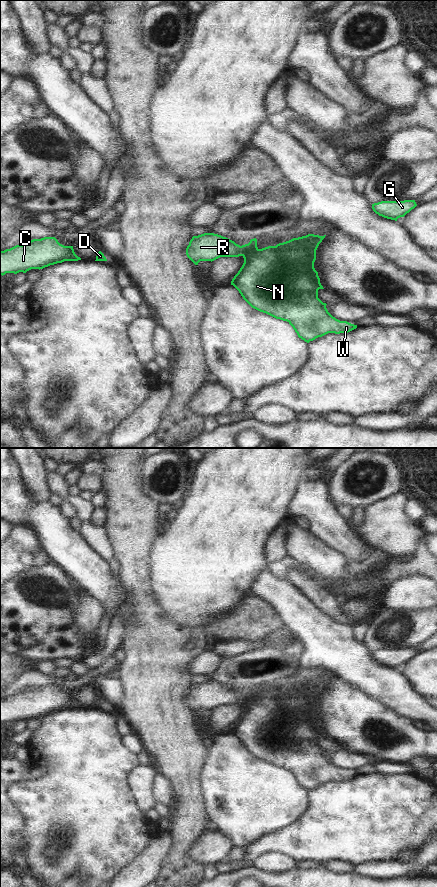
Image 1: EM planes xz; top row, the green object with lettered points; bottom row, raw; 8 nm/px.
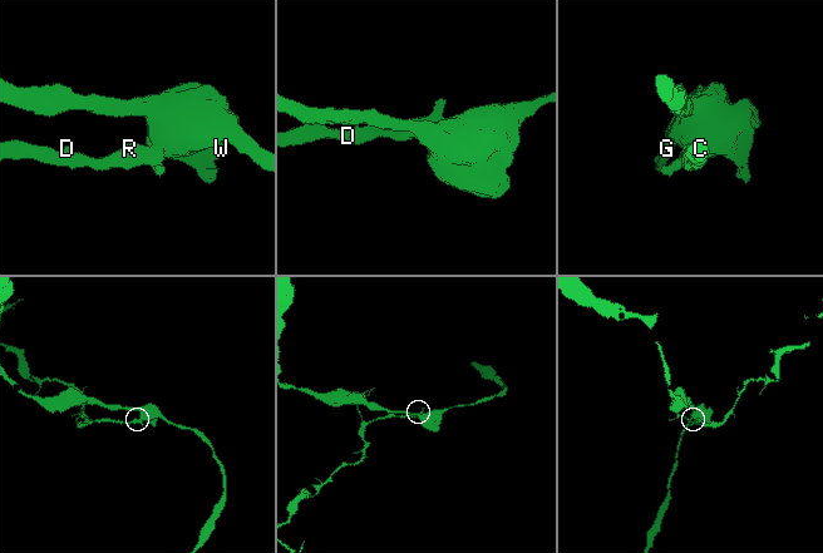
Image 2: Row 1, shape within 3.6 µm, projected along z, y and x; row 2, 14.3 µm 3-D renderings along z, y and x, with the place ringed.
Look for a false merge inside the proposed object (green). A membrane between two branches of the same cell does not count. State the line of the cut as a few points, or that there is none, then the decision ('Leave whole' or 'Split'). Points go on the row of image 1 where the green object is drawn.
Split along xz (258, 249), (242, 255). Split.

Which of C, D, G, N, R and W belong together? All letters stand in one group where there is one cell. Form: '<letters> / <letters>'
C D R / G N W

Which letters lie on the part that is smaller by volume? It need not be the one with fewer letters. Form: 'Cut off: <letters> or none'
Cut off: C, D, R

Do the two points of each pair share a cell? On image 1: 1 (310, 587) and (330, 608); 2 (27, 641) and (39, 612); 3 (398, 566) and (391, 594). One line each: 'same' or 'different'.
1: same
2: same
3: different

